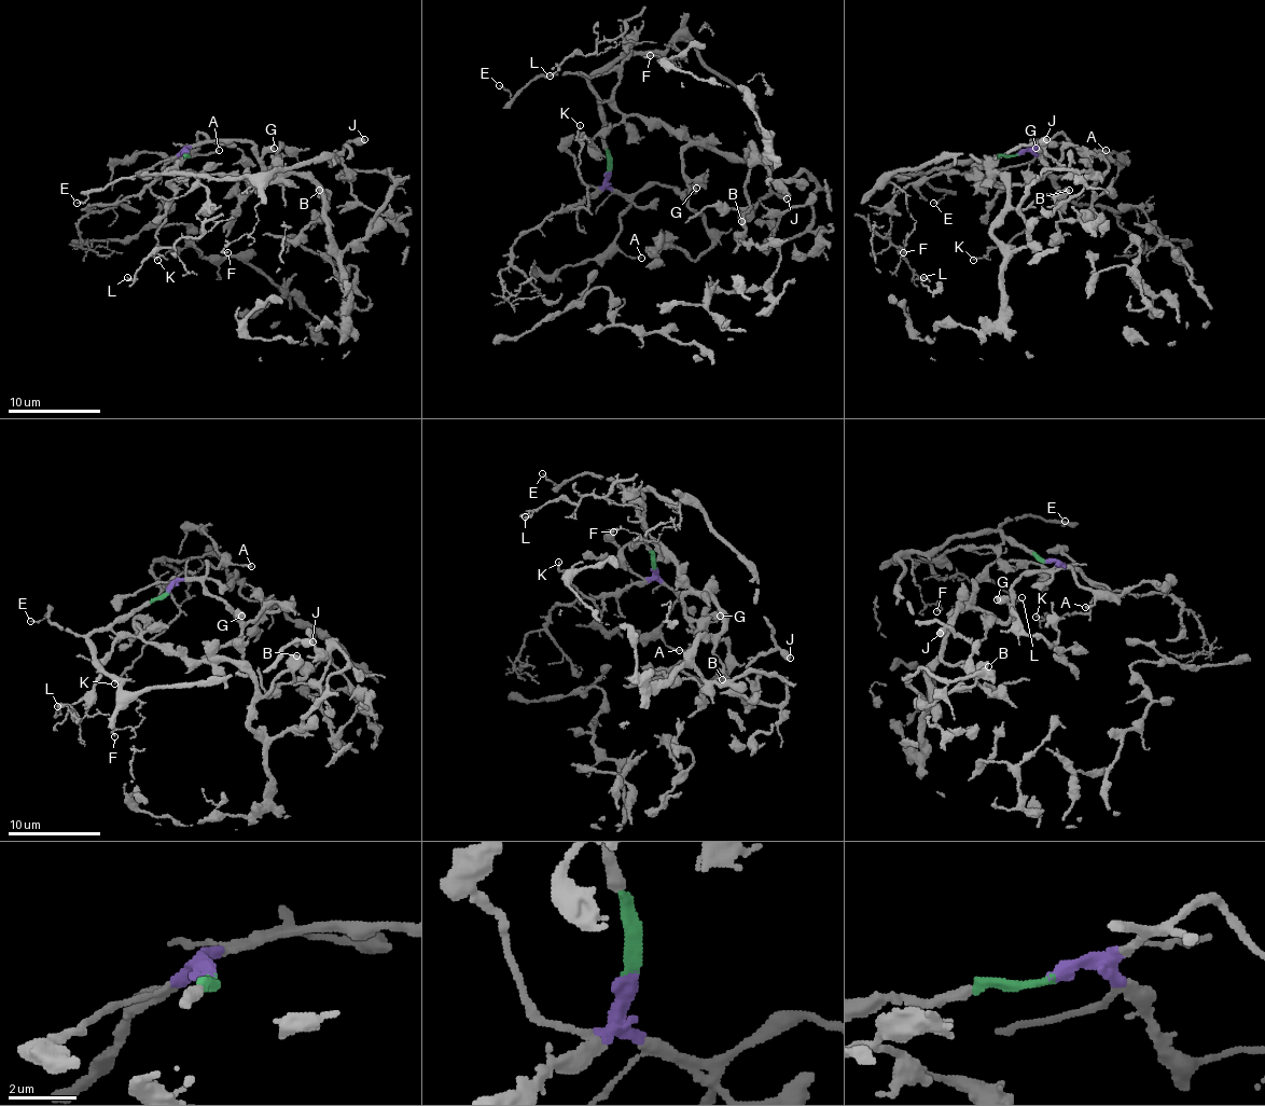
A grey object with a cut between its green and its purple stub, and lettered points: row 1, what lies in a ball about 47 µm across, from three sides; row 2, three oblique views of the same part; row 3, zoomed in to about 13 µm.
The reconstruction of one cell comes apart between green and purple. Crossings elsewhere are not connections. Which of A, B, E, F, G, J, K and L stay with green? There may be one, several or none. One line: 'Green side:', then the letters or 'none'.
Green side: B, E, F, J, L

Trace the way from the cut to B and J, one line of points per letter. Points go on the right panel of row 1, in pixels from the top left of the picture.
B: (1018, 153), (958, 161), (949, 169), (977, 183), (1000, 177), (1014, 207), (1028, 209), (1042, 197), (1070, 191)
J: (1018, 153), (949, 169), (1008, 185), (1010, 251), (1046, 169), (1088, 171), (1046, 139)

